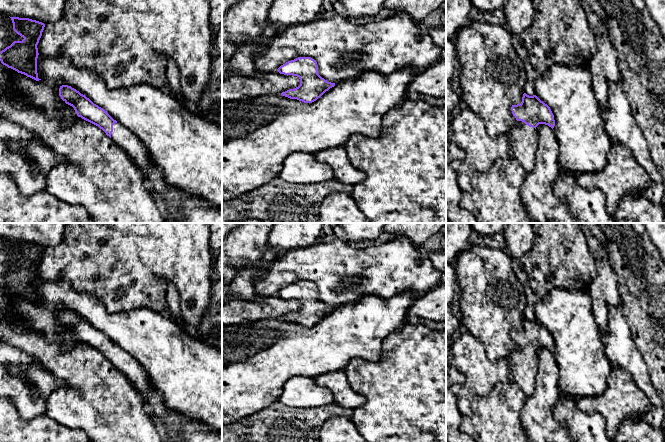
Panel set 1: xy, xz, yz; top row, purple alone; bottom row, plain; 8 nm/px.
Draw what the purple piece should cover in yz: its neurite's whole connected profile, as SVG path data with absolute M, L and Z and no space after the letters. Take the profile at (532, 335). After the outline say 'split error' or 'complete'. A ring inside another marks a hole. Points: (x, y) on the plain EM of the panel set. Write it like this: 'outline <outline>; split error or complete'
outline M523 318L522 326L512 329L511 335L517 344L516 350L507 359L510 369L510 380L514 381L528 397L535 387L537 373L537 355L539 348L552 353L555 350L554 339L550 331L536 319Z; split error

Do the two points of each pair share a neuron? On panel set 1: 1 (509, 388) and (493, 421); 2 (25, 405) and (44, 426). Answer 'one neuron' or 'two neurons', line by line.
1: one neuron
2: two neurons

